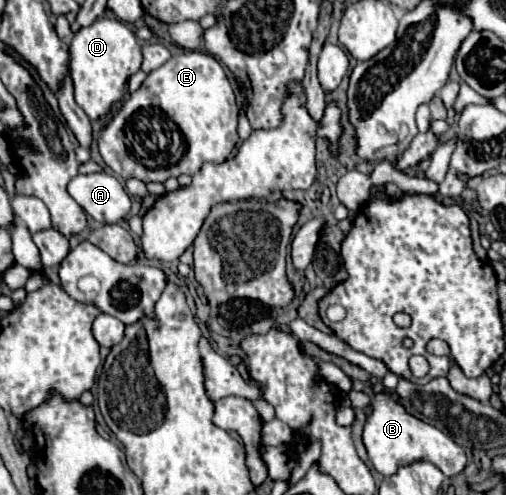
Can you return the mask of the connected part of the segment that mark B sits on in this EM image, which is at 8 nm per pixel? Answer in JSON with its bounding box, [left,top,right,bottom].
[364,391,466,477]

